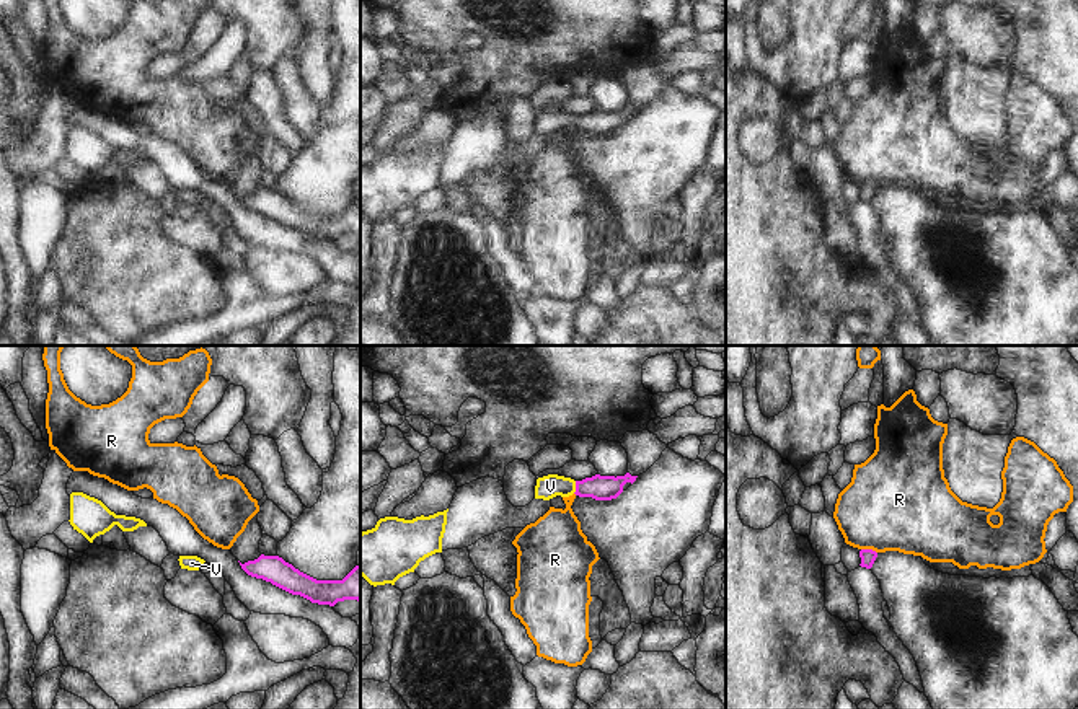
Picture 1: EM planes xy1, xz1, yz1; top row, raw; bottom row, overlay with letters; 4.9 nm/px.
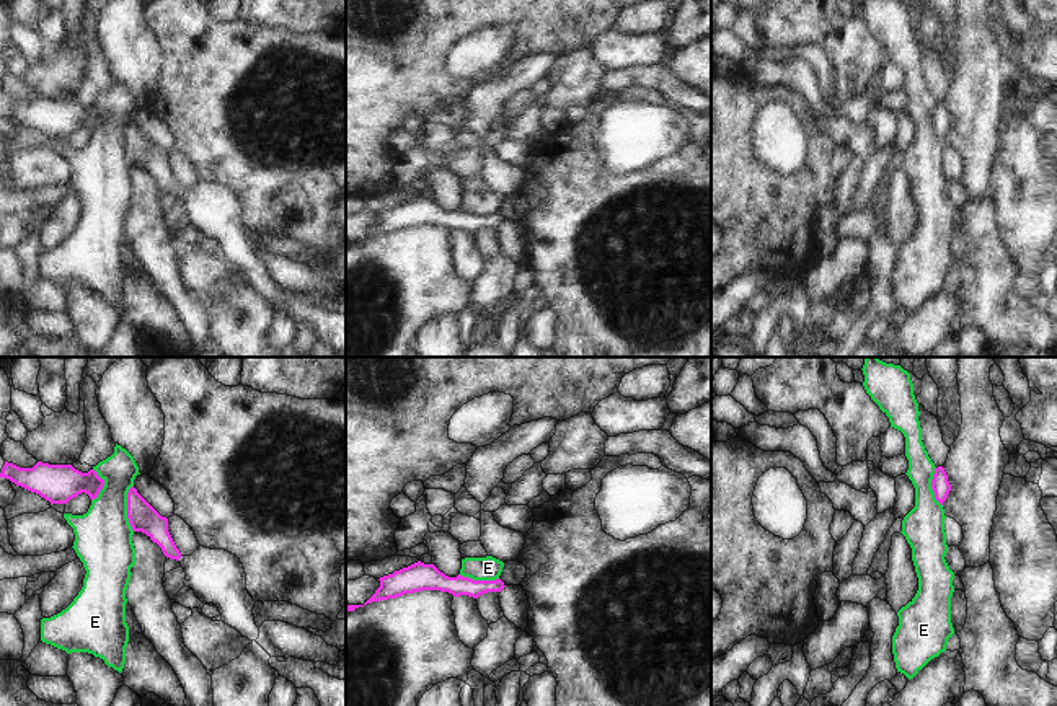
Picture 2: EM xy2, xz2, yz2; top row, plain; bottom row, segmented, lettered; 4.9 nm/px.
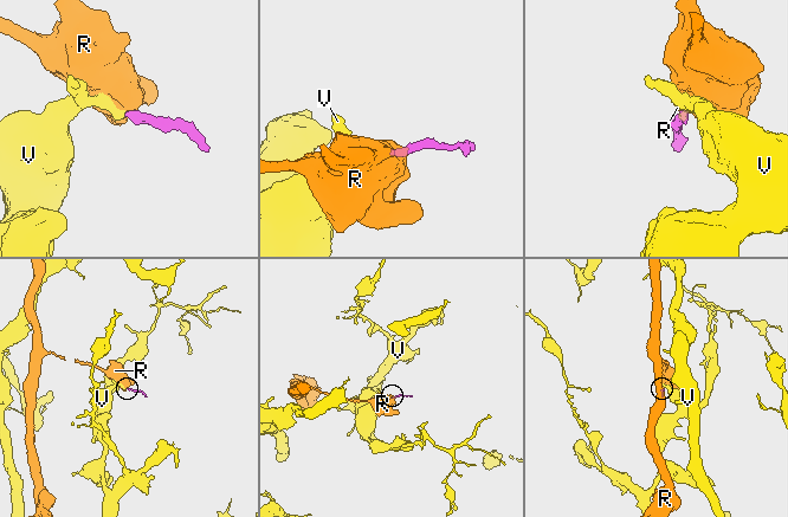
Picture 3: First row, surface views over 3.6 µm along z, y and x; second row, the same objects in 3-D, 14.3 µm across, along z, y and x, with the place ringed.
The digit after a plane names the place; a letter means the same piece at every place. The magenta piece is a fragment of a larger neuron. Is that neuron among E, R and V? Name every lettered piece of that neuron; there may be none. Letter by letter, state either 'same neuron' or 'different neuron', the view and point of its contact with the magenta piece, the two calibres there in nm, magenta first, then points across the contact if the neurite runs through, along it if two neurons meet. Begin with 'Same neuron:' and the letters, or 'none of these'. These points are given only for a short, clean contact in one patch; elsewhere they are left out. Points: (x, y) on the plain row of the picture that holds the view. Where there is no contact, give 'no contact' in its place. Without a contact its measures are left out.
Same neuron: V
E: different neuron; meets magenta in xy2 at (128, 142); 140 nm thick on the magenta side, 280 nm on the other; border along xy2 (132, 119), (128, 127), (128, 157), (134, 165)
R: different neuron; meets magenta in yz1 at (870, 184); 80 nm thick on the magenta side, 460 nm on the other; border along yz1 (861, 183), (871, 183), (876, 188)
V: same neuron; meets magenta in xz1 at (576, 123); 130 nm thick on the magenta side, 120 nm on the other; runs through xz1 (600, 123), (576, 123), (550, 121)

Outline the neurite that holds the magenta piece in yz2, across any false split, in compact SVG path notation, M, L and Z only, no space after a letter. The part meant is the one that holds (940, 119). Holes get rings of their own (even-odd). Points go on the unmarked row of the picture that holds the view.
M943 101L935 103L935 109L931 114L931 124L935 127L935 134L943 140L943 137L946 135L951 126L951 119L948 116L948 109Z

